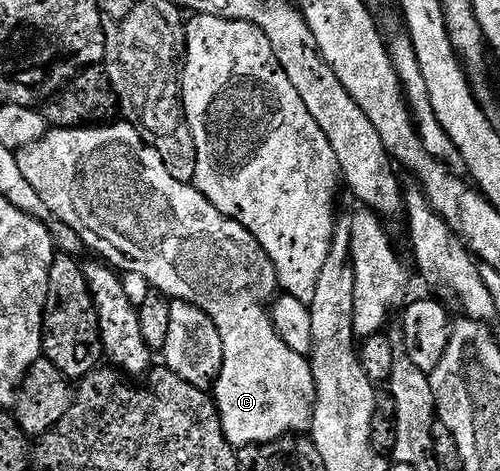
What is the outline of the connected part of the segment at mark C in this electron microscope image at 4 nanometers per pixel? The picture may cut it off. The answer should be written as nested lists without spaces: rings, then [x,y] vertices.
[[[101,123],[79,129],[52,127],[42,139],[38,139],[38,143],[30,143],[30,147],[19,150],[16,158],[22,176],[29,181],[30,187],[34,187],[34,191],[38,191],[38,195],[42,195],[42,203],[46,203],[53,218],[59,224],[73,229],[79,235],[80,244],[85,250],[93,249],[100,256],[97,258],[103,259],[111,268],[121,274],[142,275],[147,279],[151,288],[164,293],[172,301],[185,301],[191,305],[198,305],[202,311],[206,311],[206,315],[210,315],[210,319],[214,319],[214,327],[218,327],[218,335],[222,335],[222,347],[224,348],[222,371],[214,386],[214,400],[216,410],[220,412],[222,429],[232,446],[267,445],[268,442],[279,441],[282,437],[303,434],[311,426],[316,407],[316,384],[312,366],[308,357],[298,355],[298,351],[290,351],[290,347],[286,347],[286,343],[282,343],[280,332],[276,330],[276,325],[272,321],[270,306],[277,296],[278,282],[276,268],[270,255],[266,255],[266,251],[262,251],[262,243],[258,243],[258,239],[254,239],[254,235],[250,235],[250,231],[246,231],[246,227],[242,227],[242,223],[222,215],[222,211],[218,211],[218,207],[214,207],[214,203],[210,203],[210,199],[206,199],[197,191],[195,184],[174,179],[174,175],[170,175],[170,171],[166,171],[166,163],[162,159],[162,155],[158,155],[158,151],[154,151],[154,147],[144,144],[144,138],[140,136],[139,128],[135,124]]]

